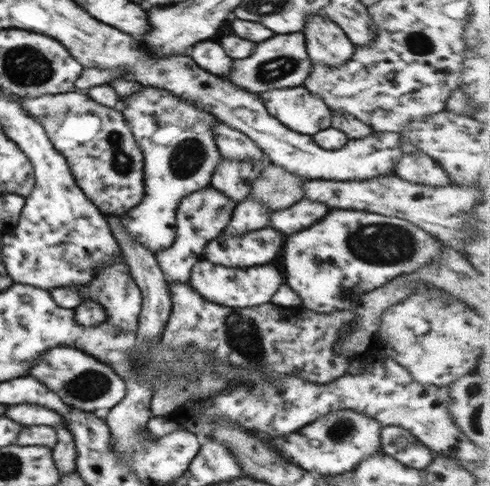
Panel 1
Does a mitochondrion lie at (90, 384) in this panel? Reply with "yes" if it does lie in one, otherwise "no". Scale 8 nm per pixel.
yes

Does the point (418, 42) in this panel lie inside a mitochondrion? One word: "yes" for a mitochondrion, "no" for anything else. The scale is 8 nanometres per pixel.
yes

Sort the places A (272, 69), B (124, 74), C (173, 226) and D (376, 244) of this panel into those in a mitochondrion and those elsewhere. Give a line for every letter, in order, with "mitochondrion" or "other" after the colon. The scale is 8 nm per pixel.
A: mitochondrion
B: other
C: other
D: mitochondrion

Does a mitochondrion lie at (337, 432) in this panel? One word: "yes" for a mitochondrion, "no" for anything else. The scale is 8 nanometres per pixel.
yes

